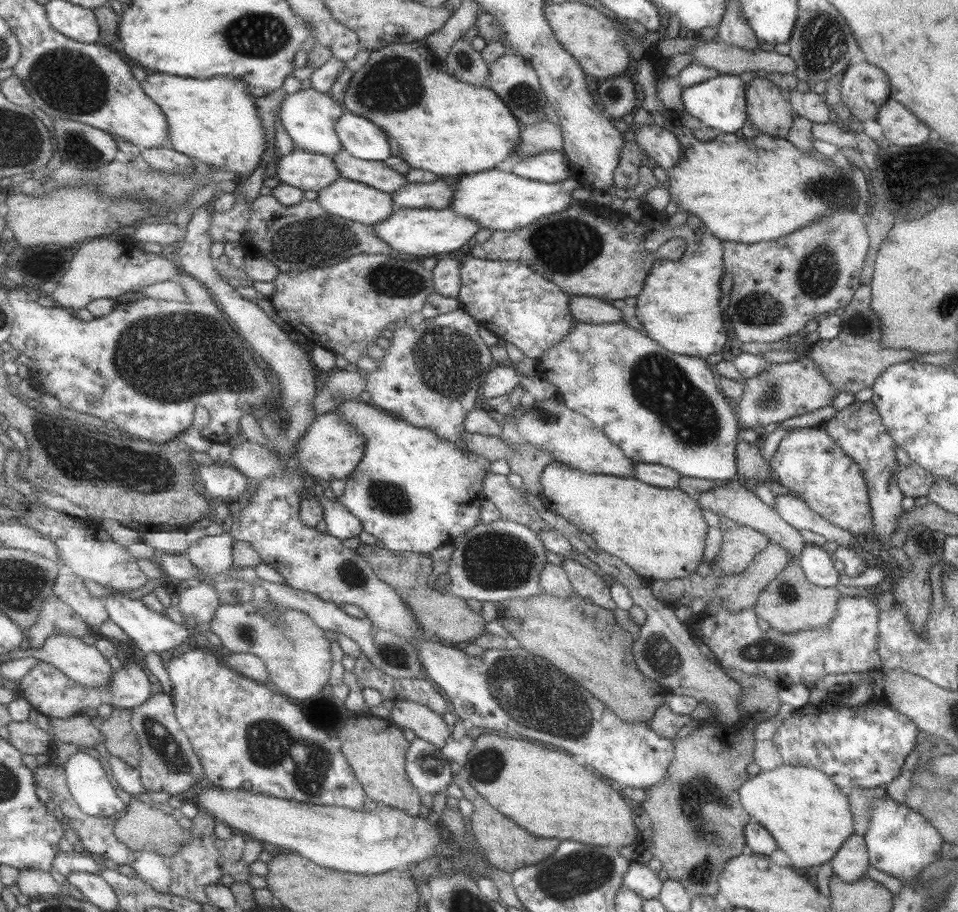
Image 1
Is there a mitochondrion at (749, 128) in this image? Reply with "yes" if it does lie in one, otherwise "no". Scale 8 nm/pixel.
no

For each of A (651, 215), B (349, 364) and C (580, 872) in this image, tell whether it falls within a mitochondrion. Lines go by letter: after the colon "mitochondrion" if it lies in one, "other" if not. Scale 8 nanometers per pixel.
A: other
B: other
C: mitochondrion

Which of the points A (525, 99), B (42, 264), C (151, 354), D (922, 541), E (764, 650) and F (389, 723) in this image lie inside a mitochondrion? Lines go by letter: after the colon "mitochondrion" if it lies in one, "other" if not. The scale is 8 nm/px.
A: mitochondrion
B: other
C: mitochondrion
D: other
E: mitochondrion
F: other

